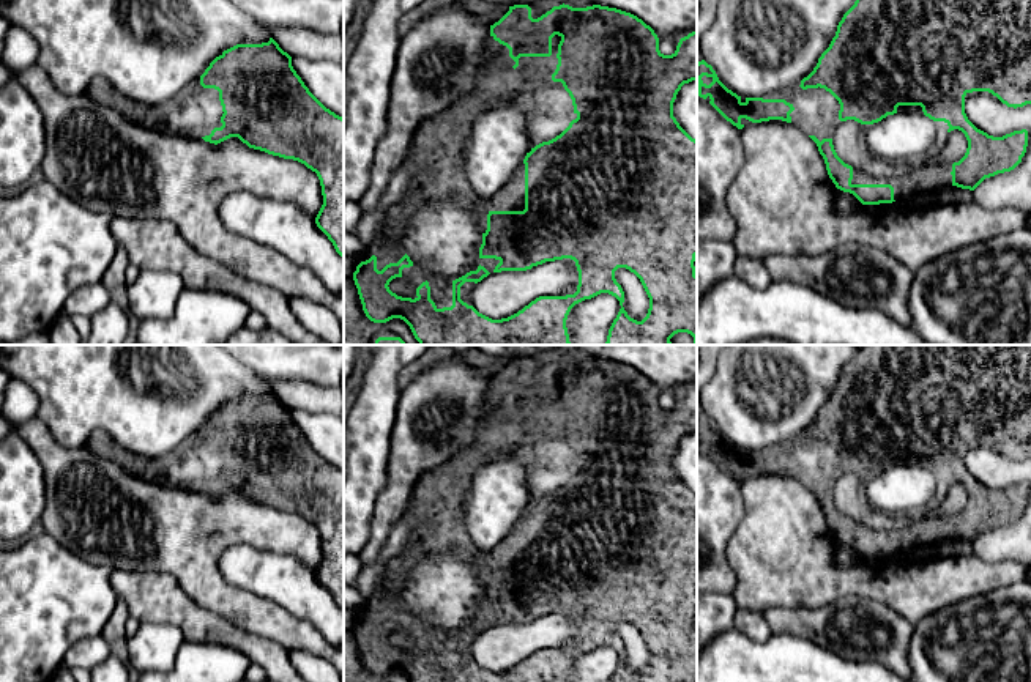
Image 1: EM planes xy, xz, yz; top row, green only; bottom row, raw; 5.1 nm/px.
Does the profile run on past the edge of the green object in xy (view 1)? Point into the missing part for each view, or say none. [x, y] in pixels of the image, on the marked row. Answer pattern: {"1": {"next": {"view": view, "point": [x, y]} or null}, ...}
{"1": {"next": {"view": "xy", "point": [194, 112]}}}

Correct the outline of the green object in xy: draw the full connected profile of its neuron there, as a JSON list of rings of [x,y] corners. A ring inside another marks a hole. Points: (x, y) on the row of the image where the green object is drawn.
[[[273,38],[224,50],[200,77],[164,104],[137,104],[104,77],[93,79],[84,93],[147,129],[214,145],[238,137],[249,148],[304,164],[317,173],[322,186],[323,205],[315,224],[344,257],[344,118],[309,91],[293,69],[292,57]]]

